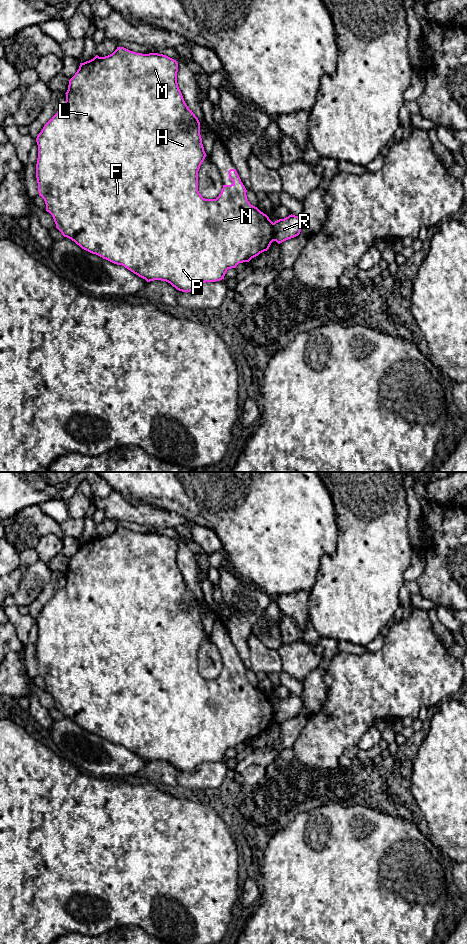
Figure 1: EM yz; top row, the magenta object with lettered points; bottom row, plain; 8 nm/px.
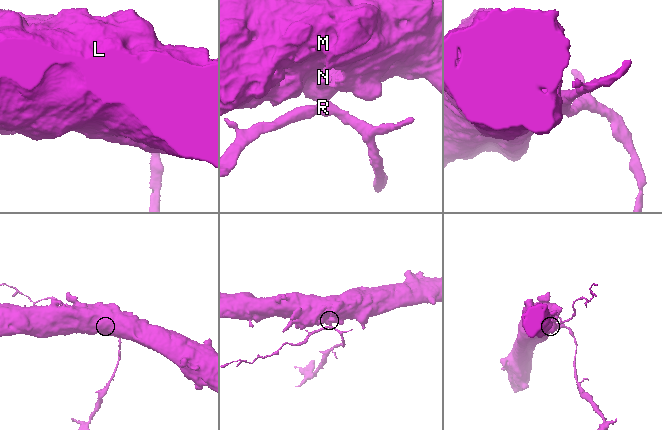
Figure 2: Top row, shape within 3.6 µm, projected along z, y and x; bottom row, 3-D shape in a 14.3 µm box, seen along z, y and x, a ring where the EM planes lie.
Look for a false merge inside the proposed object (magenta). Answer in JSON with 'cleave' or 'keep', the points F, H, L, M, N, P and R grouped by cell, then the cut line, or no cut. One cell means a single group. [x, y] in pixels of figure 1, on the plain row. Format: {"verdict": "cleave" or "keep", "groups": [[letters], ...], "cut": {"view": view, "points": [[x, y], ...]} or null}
{"verdict": "cleave", "groups": [["F", "H", "L", "M", "N", "P"], ["R"]], "cut": {"view": "yz", "points": [[272, 703], [272, 718], [274, 720]]}}

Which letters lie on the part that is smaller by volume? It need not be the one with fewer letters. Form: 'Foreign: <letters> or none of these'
Foreign: R

